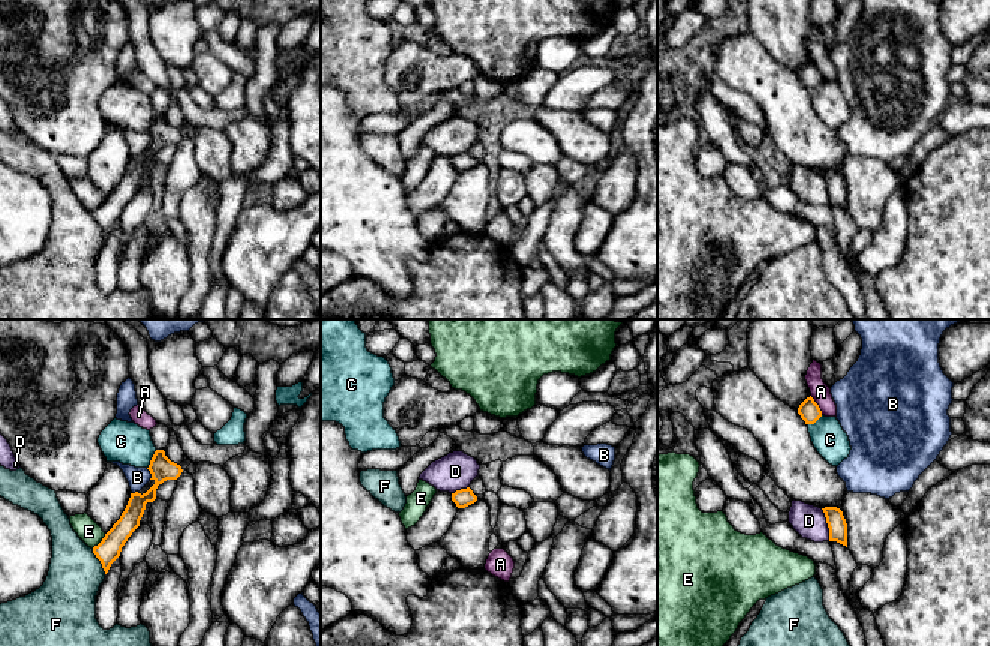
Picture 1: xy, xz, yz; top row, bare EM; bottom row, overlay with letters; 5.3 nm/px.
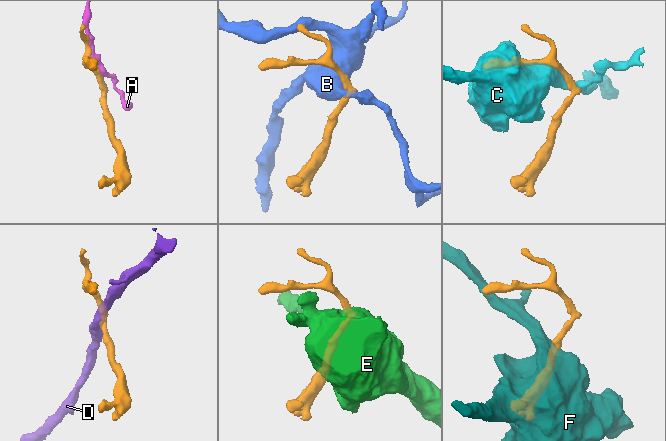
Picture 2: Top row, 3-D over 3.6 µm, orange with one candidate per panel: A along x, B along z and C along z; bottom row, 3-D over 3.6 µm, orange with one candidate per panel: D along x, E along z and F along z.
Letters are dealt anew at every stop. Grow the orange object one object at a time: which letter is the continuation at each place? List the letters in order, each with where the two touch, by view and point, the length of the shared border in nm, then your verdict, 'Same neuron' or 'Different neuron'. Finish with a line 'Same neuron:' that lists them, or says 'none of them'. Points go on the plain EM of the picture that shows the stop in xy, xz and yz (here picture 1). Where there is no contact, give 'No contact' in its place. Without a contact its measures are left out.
A: Touches orange at yz (818, 69). Shared border 120 nm. Different neuron
B: Touches orange at xy (150, 137). Shared border 70 nm. Different neuron
C: Touches orange at xy (152, 123). Shared border 120 nm. Different neuron
D: Touches orange at yz (828, 189). Shared border 180 nm. Different neuron
E: Touches orange at xy (101, 206). Shared border 110 nm. Different neuron
F: Touches orange at xy (99, 224). Shared border 150 nm. Different neuron
Same neuron: none of them

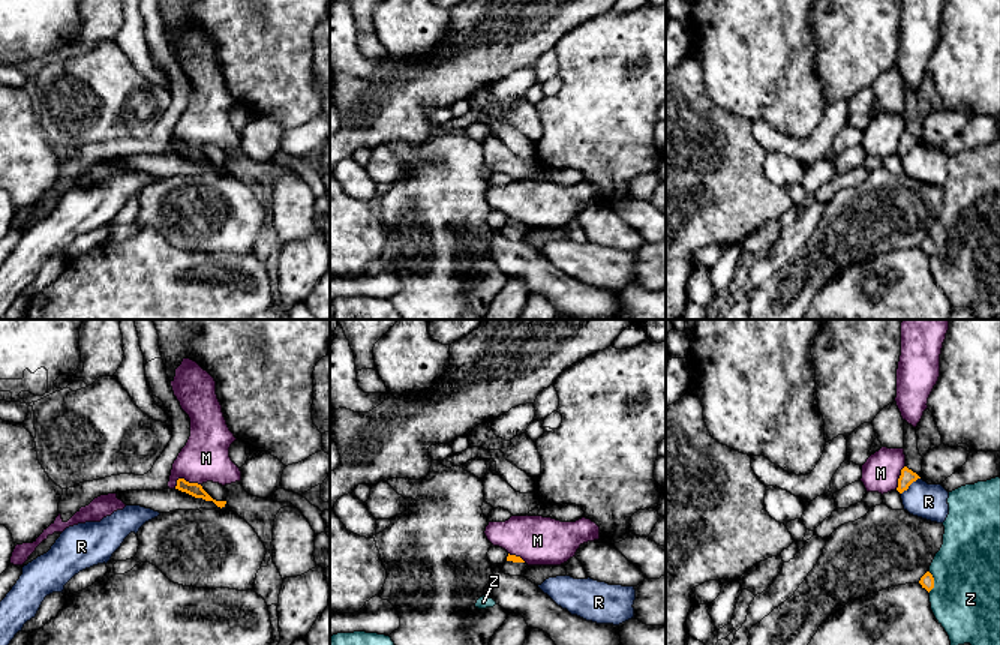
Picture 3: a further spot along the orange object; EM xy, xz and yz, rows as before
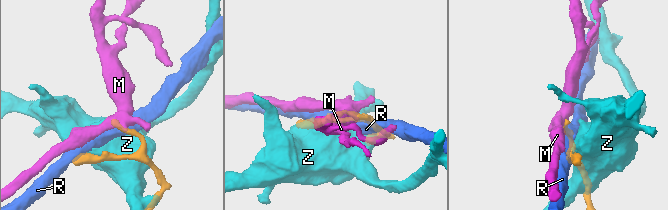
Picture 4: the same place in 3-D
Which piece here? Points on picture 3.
M: Touches orange at xy (185, 144). Shared border 150 nm. Different neuron
R: Touches orange at yz (910, 147). Shared border 140 nm. Different neuron
Z: Touches orange at yz (933, 246). Shared border 120 nm. Different neuron
Same neuron: none of them

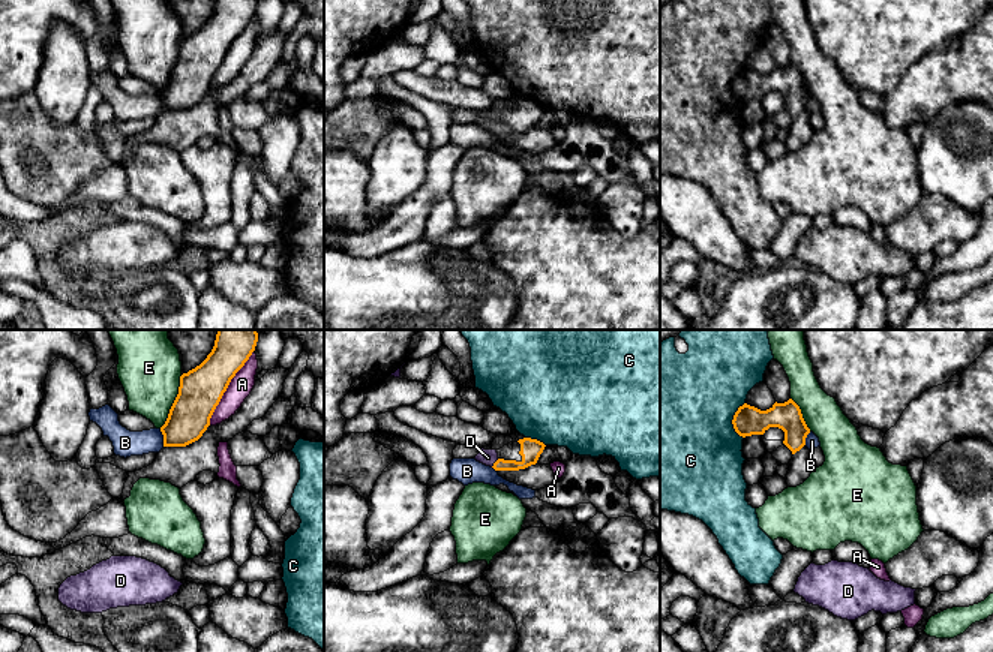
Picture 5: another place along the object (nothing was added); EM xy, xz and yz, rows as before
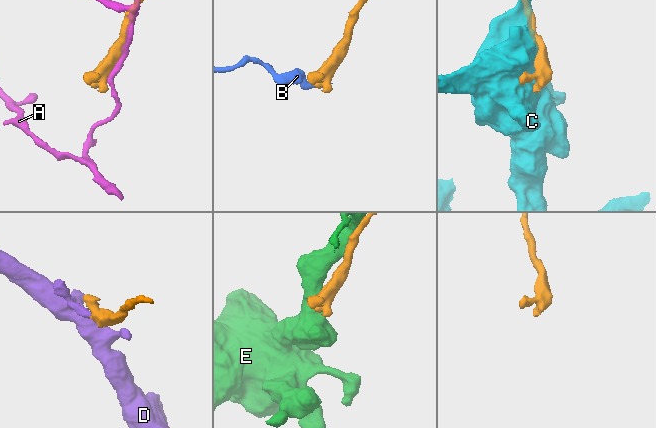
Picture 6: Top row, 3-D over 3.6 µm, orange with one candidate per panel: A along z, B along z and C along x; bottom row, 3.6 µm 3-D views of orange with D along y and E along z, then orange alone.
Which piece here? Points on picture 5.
A: Touches orange at xy (227, 51). Shared border 460 nm. Different neuron
B: Touches orange at xy (164, 102). Shared border 100 nm. Different neuron
C: Touches orange at yz (732, 84). Shared border 200 nm. Different neuron
D: Touches orange at xz (494, 128). Shared border 60 nm. Same neuron
E: Touches orange at xy (174, 66). Shared border 320 nm. Different neuron
Same neuron: D

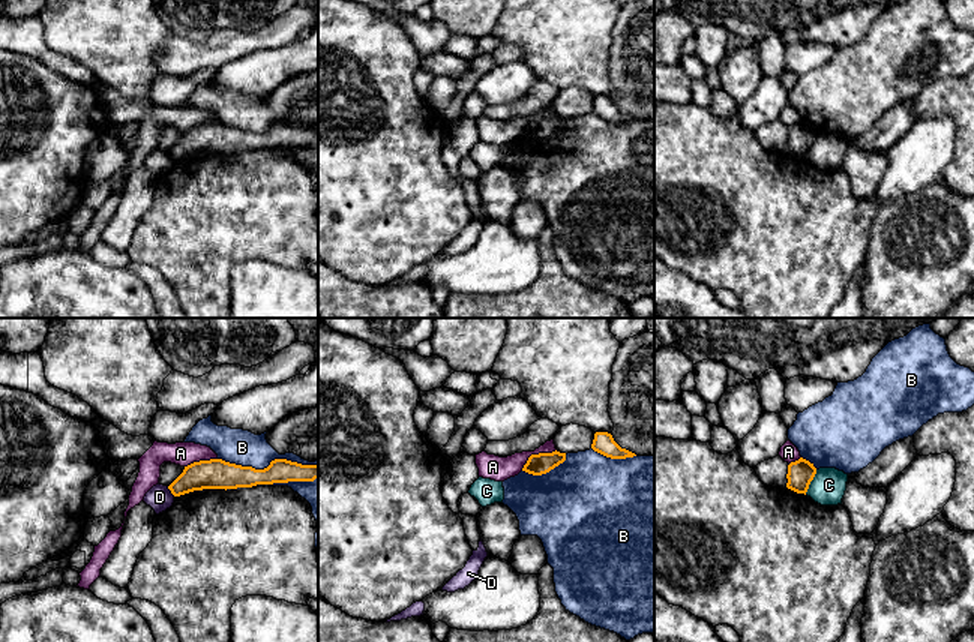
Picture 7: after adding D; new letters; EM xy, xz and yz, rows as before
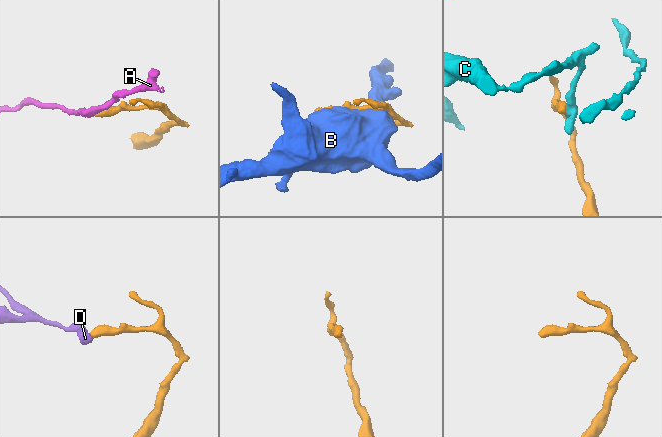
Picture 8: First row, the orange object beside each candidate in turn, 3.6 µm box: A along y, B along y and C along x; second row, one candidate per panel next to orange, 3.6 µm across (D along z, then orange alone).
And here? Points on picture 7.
A: Touches orange at xz (536, 119). Shared border 220 nm. Different neuron
B: Touches orange at xy (269, 129). Shared border 550 nm. Different neuron
C: Touches orange at yz (811, 144). Shared border 150 nm. Different neuron
D: Touches orange at xy (170, 153). Shared border 70 nm. Different neuron
Same neuron: none of them

